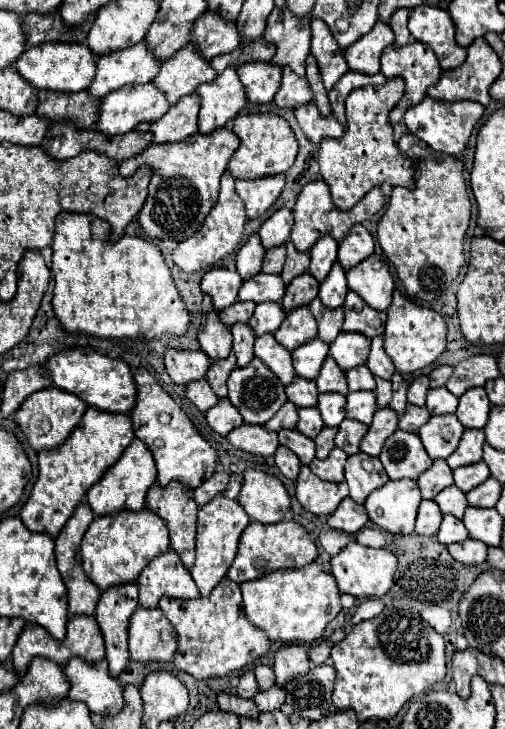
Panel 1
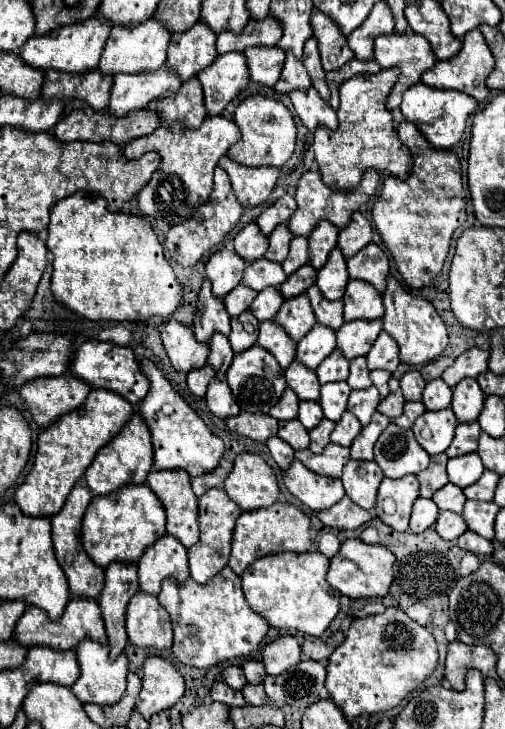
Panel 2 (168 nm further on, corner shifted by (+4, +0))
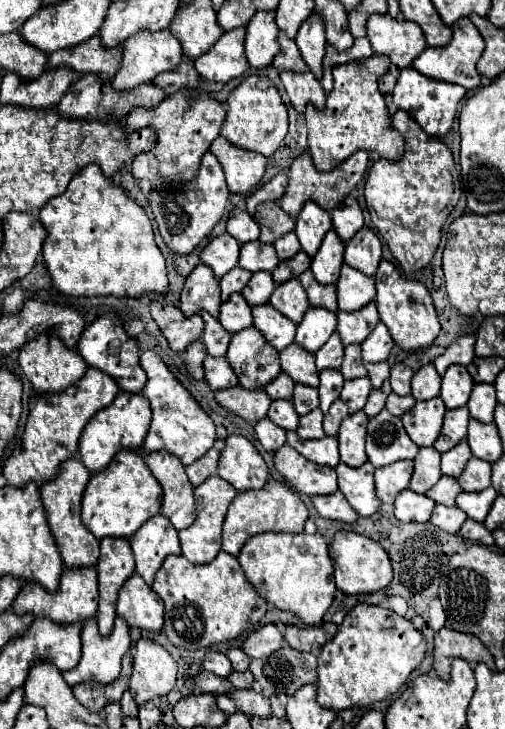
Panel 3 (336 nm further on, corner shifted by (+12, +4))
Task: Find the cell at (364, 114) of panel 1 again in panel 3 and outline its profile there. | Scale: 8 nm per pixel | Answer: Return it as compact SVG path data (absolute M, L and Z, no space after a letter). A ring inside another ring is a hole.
M372 55L368 59L336 65L332 69L334 89L328 93L324 109L320 111L314 105L306 107L308 151L316 169L330 171L358 149L378 151L380 157L392 163L404 155L404 137L392 127L384 95L378 91L378 77L388 71L388 63L390 59L386 55Z

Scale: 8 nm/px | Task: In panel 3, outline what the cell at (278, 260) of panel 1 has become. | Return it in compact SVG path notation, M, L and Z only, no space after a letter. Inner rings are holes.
M278 203L264 205L262 209L256 211L254 219L260 221L260 229L262 229L260 241L266 241L266 243L272 243L280 235L294 231L294 217L288 215L286 211L282 211L282 207Z

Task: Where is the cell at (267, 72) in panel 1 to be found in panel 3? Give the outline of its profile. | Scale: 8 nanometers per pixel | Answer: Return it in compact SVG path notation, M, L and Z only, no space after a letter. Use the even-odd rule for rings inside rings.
M256 11L246 33L246 57L252 67L264 69L272 63L274 55L280 51L276 37L278 27L274 23L274 11Z

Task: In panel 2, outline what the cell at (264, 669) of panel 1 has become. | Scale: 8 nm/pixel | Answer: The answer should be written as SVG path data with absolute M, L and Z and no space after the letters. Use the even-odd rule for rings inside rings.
M246 661L242 663L242 669L246 673L246 679L248 683L262 683L264 677L266 677L266 671L264 671L264 665L260 661Z

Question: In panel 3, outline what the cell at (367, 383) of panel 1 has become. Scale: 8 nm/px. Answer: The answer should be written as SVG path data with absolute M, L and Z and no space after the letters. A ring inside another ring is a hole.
M352 343L352 345L346 347L344 363L342 363L340 371L342 371L344 379L356 379L356 377L364 377L366 375L366 367L364 367L358 343Z

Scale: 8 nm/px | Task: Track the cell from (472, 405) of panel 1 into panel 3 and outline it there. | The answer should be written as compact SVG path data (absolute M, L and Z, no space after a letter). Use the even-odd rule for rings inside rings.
M452 365L442 375L442 391L440 397L448 409L456 409L468 403L470 391L474 387L474 381L464 365Z

